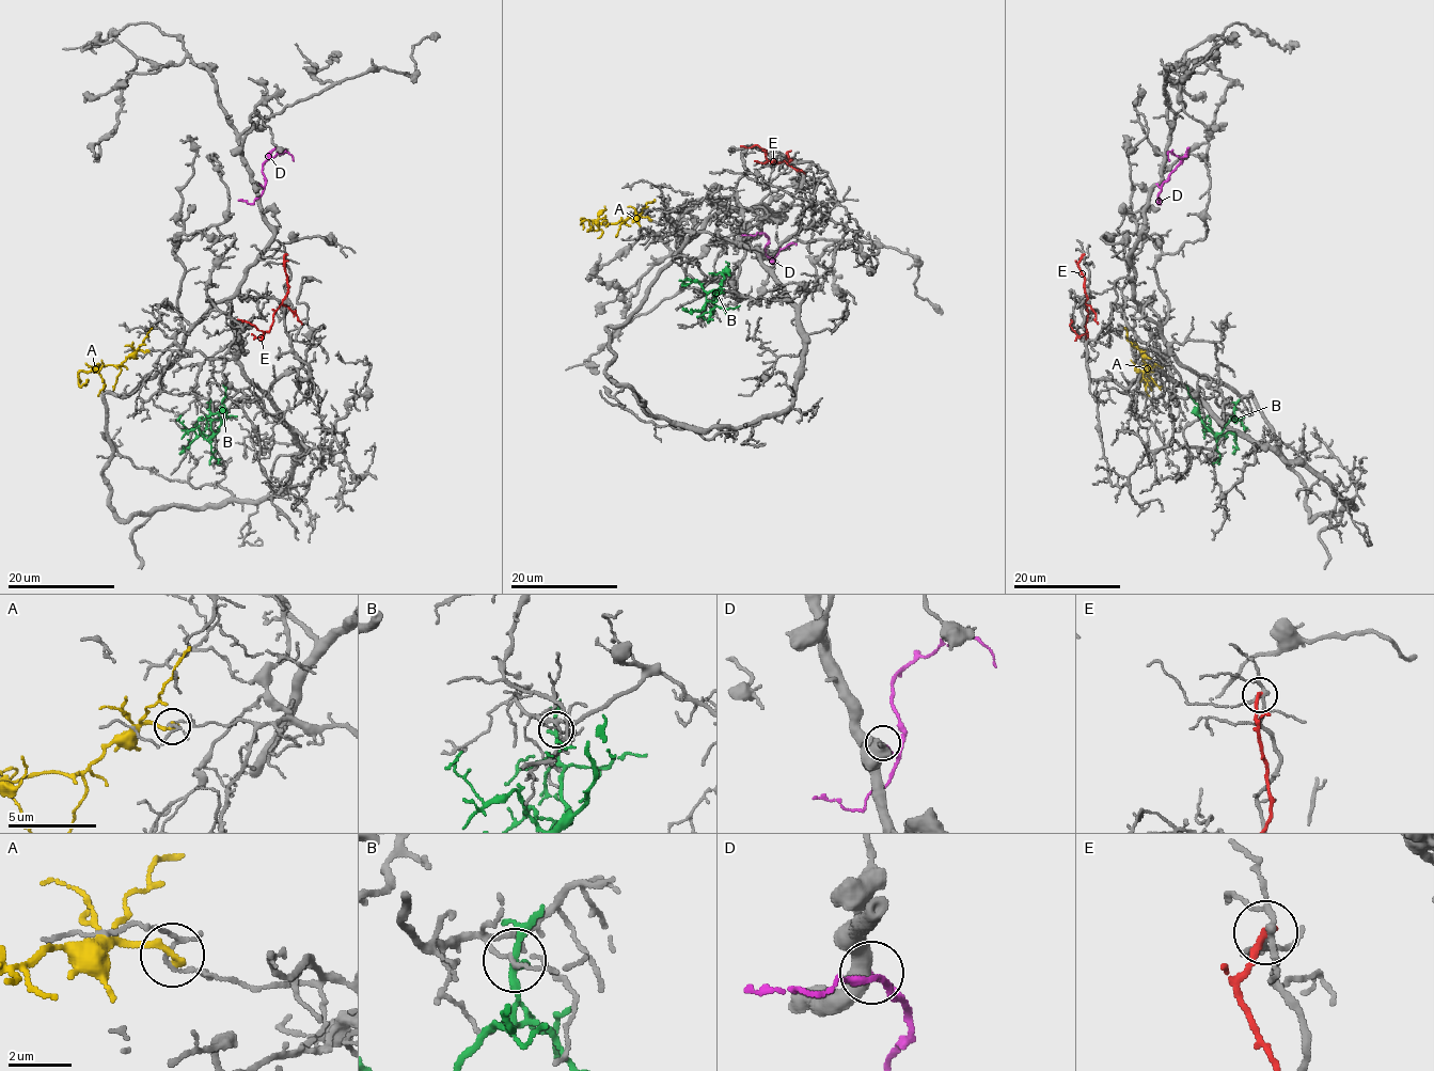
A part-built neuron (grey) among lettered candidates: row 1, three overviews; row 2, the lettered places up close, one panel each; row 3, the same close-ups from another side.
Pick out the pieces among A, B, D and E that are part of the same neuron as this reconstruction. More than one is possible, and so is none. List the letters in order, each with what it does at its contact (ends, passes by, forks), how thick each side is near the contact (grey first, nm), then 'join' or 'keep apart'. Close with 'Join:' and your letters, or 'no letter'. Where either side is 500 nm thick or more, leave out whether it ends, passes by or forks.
A: it ends; calibres 110 and 240 nm; keep apart
B: it forks; calibres 100 and 200 nm; keep apart
D: it ends; calibres 480 and 100 nm; keep apart
E: it ends; calibres 170 and 240 nm; keep apart
Join: no letter

